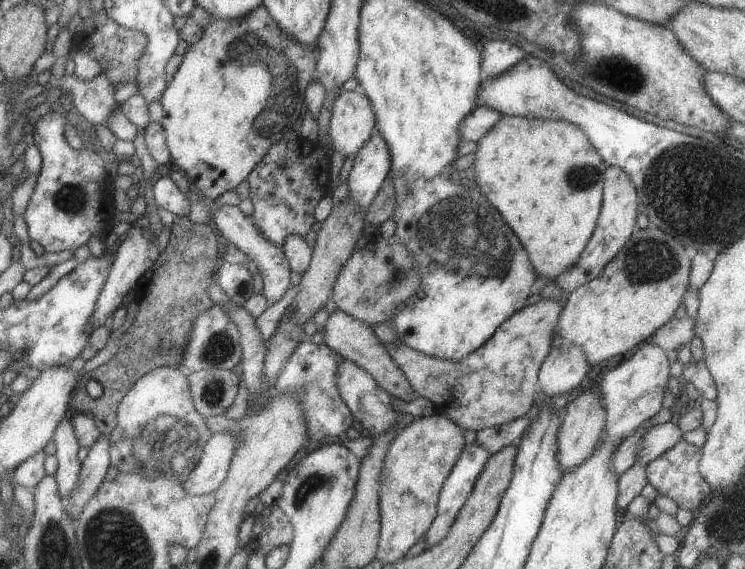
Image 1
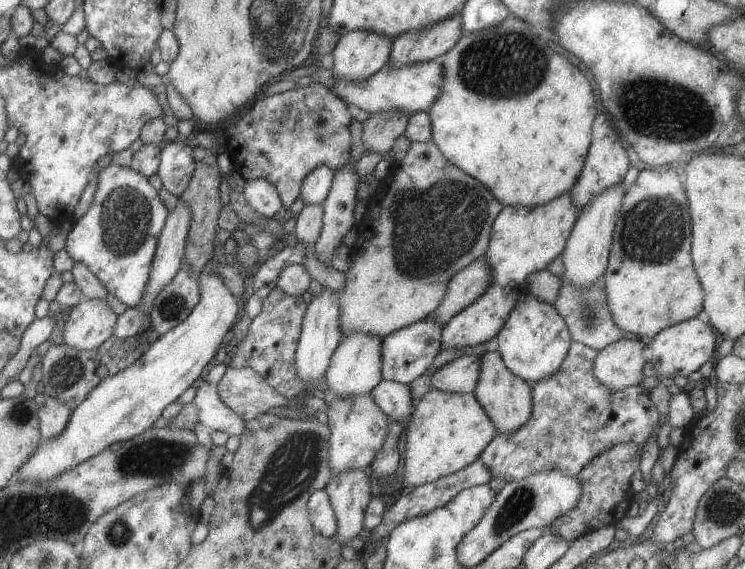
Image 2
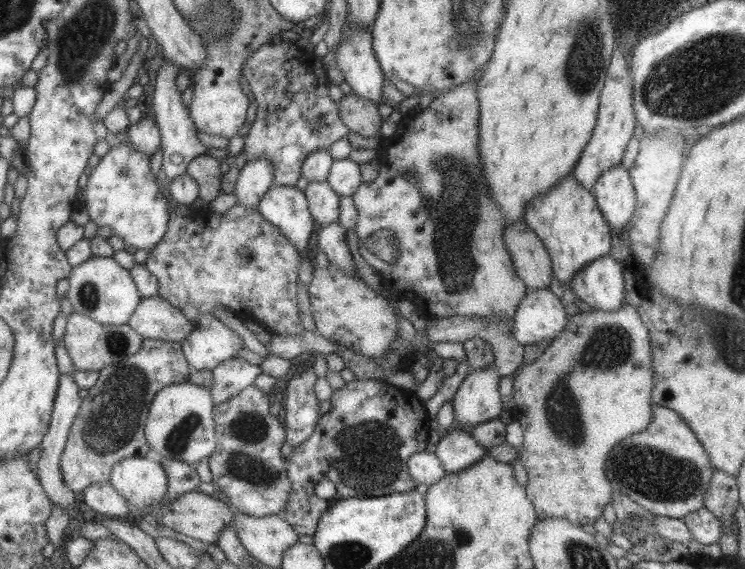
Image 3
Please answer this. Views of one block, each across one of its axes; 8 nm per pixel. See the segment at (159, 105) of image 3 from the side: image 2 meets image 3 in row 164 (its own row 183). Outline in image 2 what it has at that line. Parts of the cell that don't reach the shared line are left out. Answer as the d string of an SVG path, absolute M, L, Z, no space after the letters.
M183 139L168 141L161 148L159 158L156 174L160 178L162 187L179 197L194 171L192 147Z

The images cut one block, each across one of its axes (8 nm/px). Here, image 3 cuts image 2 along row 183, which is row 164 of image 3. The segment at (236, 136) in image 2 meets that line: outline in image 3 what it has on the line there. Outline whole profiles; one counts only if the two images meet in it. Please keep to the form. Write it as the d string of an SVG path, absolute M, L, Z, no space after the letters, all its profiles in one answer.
M279 42L261 44L259 48L245 62L243 62L242 76L245 77L249 90L256 105L256 114L250 125L249 132L244 136L246 160L255 160L265 156L273 166L273 182L277 186L294 186L301 177L301 162L309 152L328 149L335 140L343 138L350 131L337 113L335 101L328 95L328 76L325 64L304 43Z

